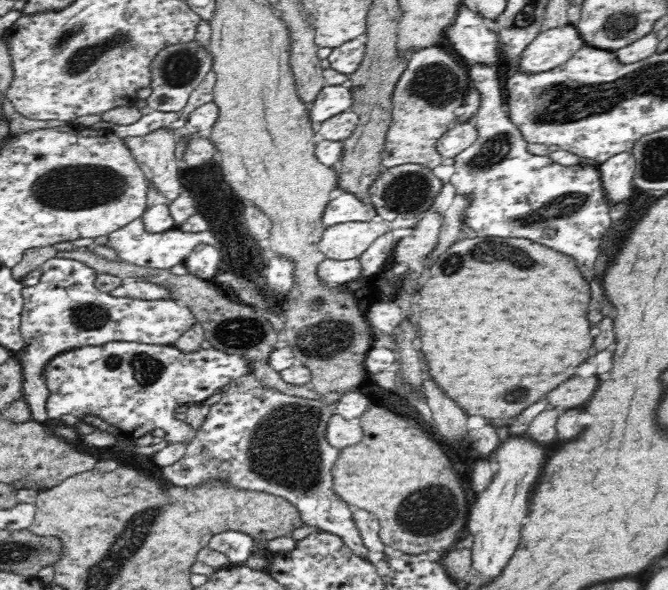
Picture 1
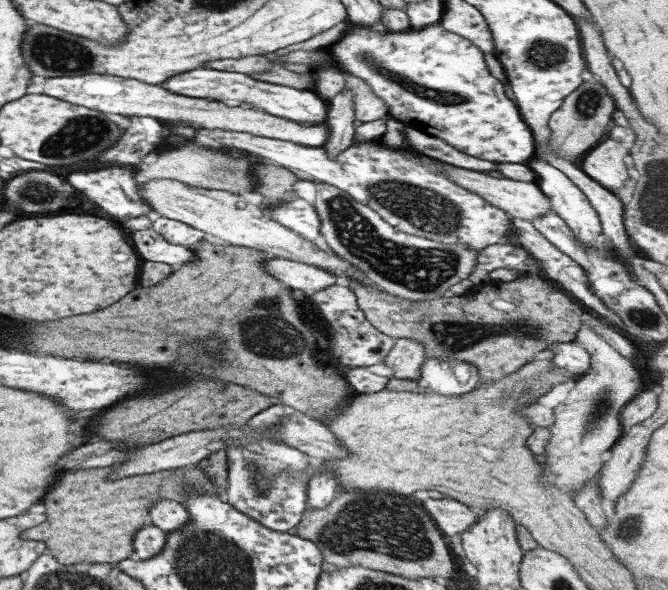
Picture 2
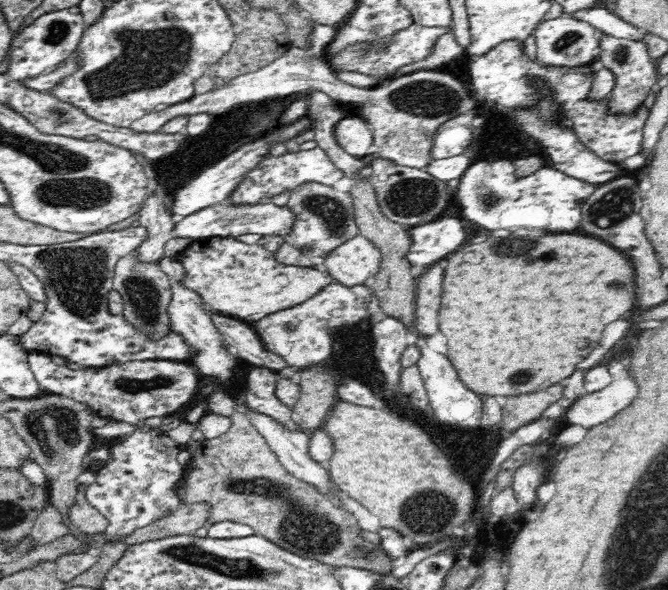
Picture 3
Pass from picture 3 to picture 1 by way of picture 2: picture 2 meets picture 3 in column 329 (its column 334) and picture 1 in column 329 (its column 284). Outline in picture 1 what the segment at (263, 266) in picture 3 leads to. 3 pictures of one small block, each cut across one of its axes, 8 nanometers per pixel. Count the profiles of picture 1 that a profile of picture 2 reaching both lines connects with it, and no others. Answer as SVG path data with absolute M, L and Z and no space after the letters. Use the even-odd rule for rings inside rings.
M358 258L350 260L324 259L317 266L318 279L324 285L339 287L361 277L361 264Z

